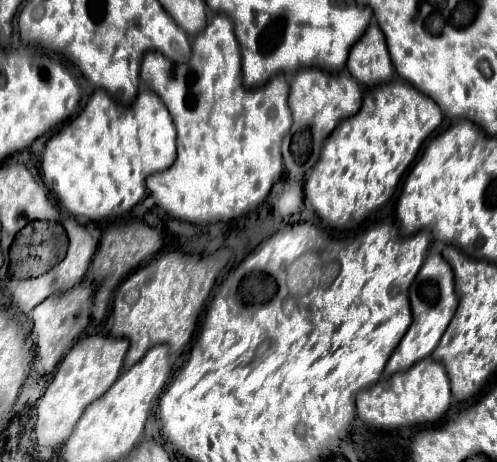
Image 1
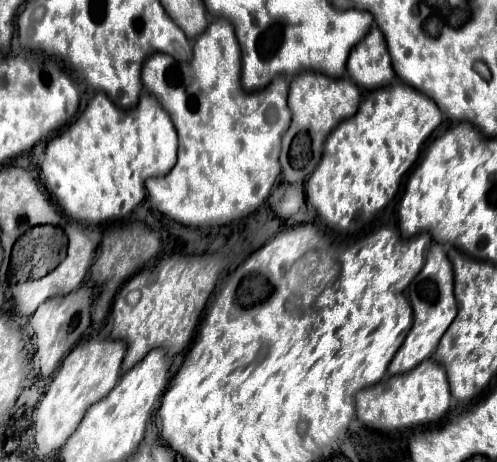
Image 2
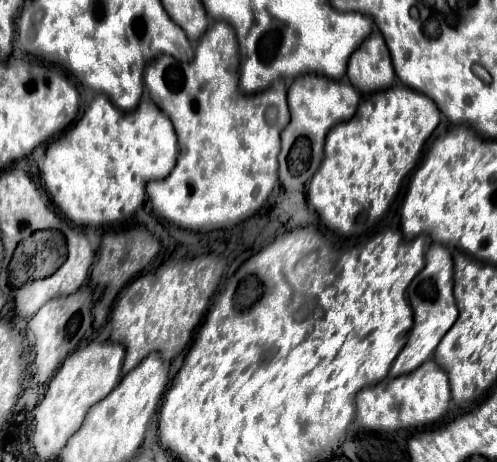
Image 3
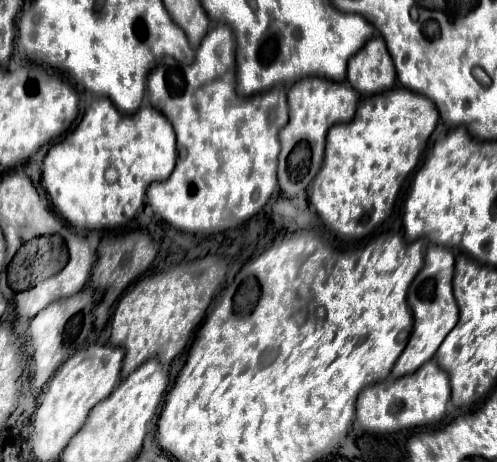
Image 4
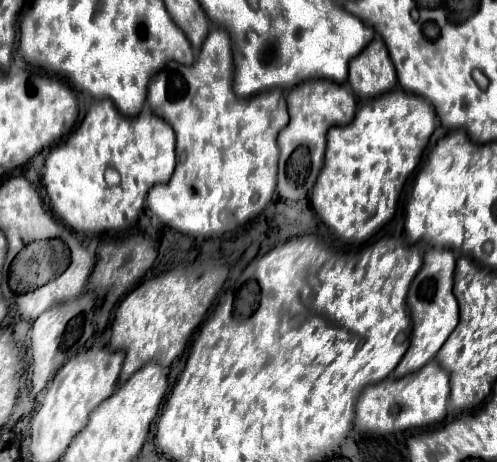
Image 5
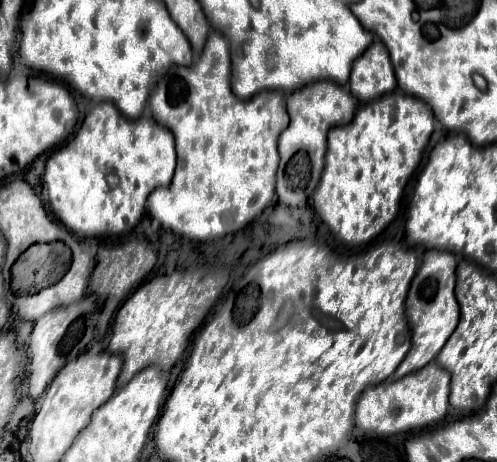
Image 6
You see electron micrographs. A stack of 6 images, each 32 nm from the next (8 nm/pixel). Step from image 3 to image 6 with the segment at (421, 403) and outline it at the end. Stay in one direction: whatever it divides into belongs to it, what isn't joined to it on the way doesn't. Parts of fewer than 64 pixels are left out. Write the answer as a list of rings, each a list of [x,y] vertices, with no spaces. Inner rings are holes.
[[[436,362],[416,370],[402,380],[388,380],[384,384],[366,388],[356,406],[356,428],[364,432],[374,432],[378,436],[392,436],[416,428],[426,428],[440,422],[448,410],[450,396],[450,374],[444,372]]]

